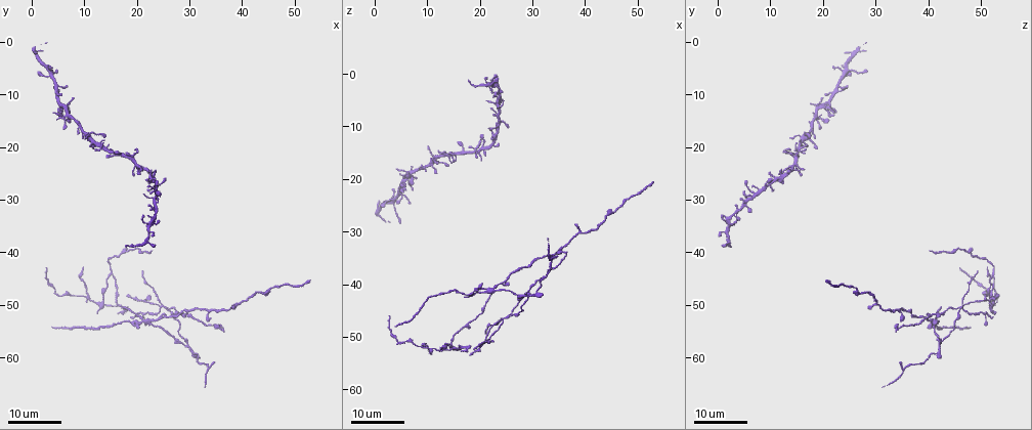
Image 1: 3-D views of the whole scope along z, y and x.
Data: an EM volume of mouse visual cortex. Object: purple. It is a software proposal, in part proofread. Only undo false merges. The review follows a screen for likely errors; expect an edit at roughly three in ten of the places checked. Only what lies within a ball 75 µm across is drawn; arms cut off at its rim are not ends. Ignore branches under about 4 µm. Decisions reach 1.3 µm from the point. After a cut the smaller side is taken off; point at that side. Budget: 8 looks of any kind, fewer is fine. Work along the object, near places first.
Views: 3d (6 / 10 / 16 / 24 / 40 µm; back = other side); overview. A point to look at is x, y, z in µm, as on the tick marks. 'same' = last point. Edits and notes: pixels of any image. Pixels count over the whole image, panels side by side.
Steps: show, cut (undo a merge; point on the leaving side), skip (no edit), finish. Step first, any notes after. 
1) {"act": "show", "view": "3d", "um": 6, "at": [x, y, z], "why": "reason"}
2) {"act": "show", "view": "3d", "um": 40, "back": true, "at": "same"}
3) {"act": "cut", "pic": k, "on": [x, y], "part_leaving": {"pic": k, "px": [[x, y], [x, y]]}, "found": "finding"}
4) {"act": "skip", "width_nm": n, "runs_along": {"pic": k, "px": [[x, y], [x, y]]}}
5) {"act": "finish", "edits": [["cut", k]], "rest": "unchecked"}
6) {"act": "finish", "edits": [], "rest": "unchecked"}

{"act": "show", "view": "3d", "um": 24, "at": [7.0, 13.5, 18.5], "why": "thin arm on a thick one"}

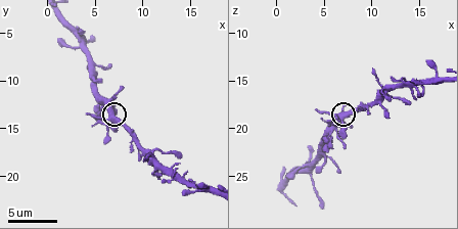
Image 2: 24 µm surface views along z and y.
{"act": "show", "view": "3d", "um": 6, "at": [6.6, 14.0, 19.0]}

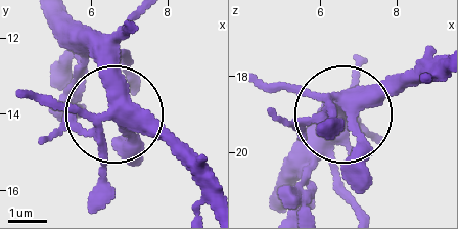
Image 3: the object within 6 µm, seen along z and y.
{"act": "skip", "width_nm": 400, "runs_along": {"pic": 3, "px": [[438, 63], [330, 111], [330, 128]]}, "found": "one neuron here"}

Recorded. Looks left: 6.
{"act": "show", "view": "3d", "um": 24, "at": [23.0, 30.0, 5.0], "why": "looks like a crossing"}

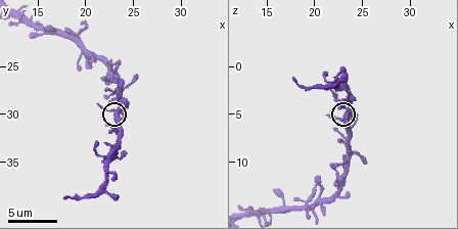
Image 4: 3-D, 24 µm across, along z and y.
{"act": "show", "view": "3d", "um": 10, "at": [23.2, 30.6, 4.8], "why": "zoom in"}

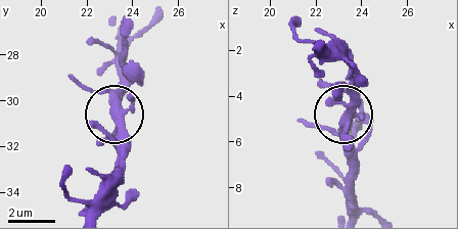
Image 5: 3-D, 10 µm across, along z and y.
{"act": "skip", "width_nm": 360, "found": "one neuron here"}

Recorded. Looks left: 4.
{"act": "show", "view": "3d", "um": 6, "at": [19.8, 23.2, 14.8], "why": "four arms meet"}

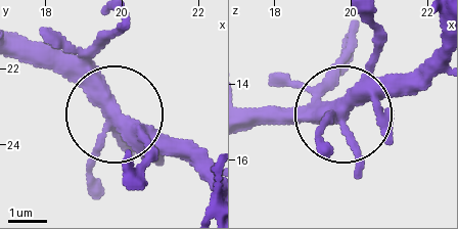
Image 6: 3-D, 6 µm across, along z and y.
{"act": "skip", "width_nm": 340, "runs_along": {"pic": 6, "px": [[432, 47], [345, 112], [270, 116]]}, "found": "continuous, no second neuron"}

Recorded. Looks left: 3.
{"act": "show", "view": "3d", "um": 24, "at": [39.0, 50.0, 30.5], "why": "branch point"}

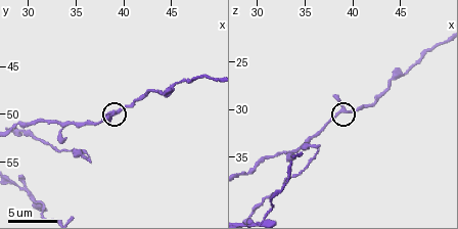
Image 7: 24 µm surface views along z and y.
{"act": "show", "view": "3d", "um": 10, "at": [38.8, 49.8, 30.0]}

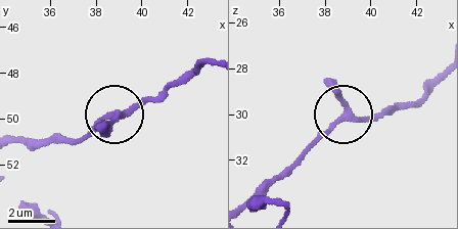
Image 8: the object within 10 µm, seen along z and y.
{"act": "skip", "found": "continuous, no second neuron"}

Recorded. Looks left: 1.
{"act": "finish", "edits": [], "rest": "unchecked"}

